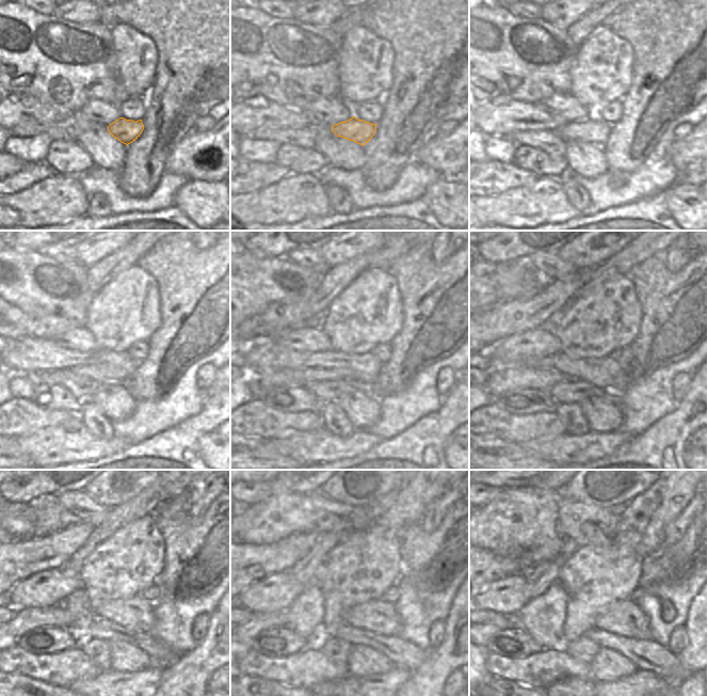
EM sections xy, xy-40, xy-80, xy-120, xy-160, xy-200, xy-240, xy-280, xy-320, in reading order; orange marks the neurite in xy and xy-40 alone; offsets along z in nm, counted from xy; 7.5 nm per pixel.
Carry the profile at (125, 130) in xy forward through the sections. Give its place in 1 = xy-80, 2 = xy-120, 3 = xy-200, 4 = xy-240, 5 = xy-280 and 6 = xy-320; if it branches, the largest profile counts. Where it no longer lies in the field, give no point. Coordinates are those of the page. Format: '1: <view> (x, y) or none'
1: xy-80 (596, 131)
2: xy-120 (100, 373)
3: xy-200 (501, 379)
4: xy-240 (25, 619)
5: xy-280 (260, 621)
6: xy-320 (491, 630)

